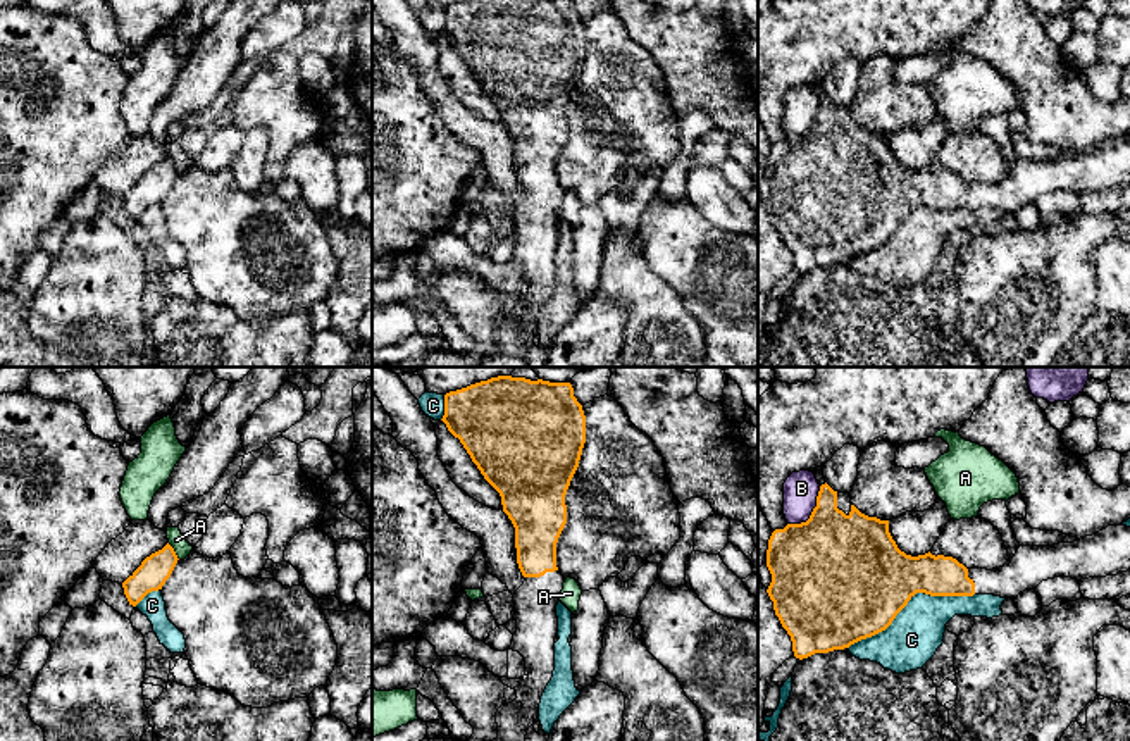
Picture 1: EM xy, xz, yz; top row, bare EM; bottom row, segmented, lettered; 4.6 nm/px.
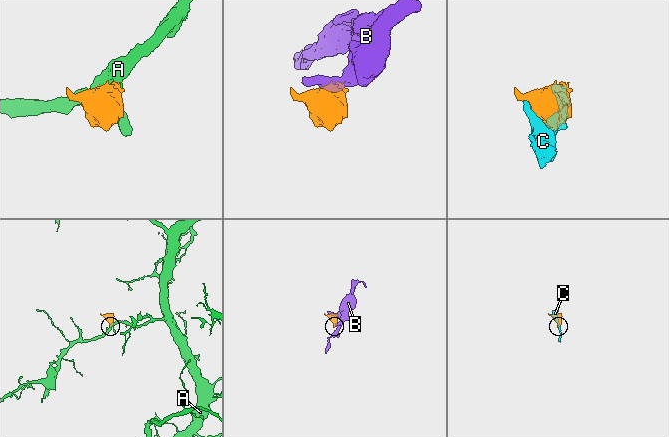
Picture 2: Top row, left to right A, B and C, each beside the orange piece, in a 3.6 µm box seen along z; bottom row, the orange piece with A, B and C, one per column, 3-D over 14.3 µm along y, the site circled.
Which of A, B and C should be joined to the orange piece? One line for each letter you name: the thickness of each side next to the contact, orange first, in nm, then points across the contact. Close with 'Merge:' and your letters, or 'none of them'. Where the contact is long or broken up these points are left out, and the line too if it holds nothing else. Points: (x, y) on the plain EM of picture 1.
Merge: none of them

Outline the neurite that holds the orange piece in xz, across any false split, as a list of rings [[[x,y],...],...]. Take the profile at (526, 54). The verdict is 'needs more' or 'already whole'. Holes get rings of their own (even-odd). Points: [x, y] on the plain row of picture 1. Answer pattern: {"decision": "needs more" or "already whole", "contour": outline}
{"decision": "needs more", "contour": [[[467,0],[444,9],[441,34],[500,107],[515,141],[517,177],[525,191],[513,209],[517,245],[510,258],[524,271],[525,290],[501,291],[517,312],[498,322],[498,352],[479,367],[529,367],[525,348],[539,331],[541,310],[555,284],[556,219],[565,196],[556,181],[556,157],[567,138],[565,109],[586,57],[586,29],[572,0]]]}

